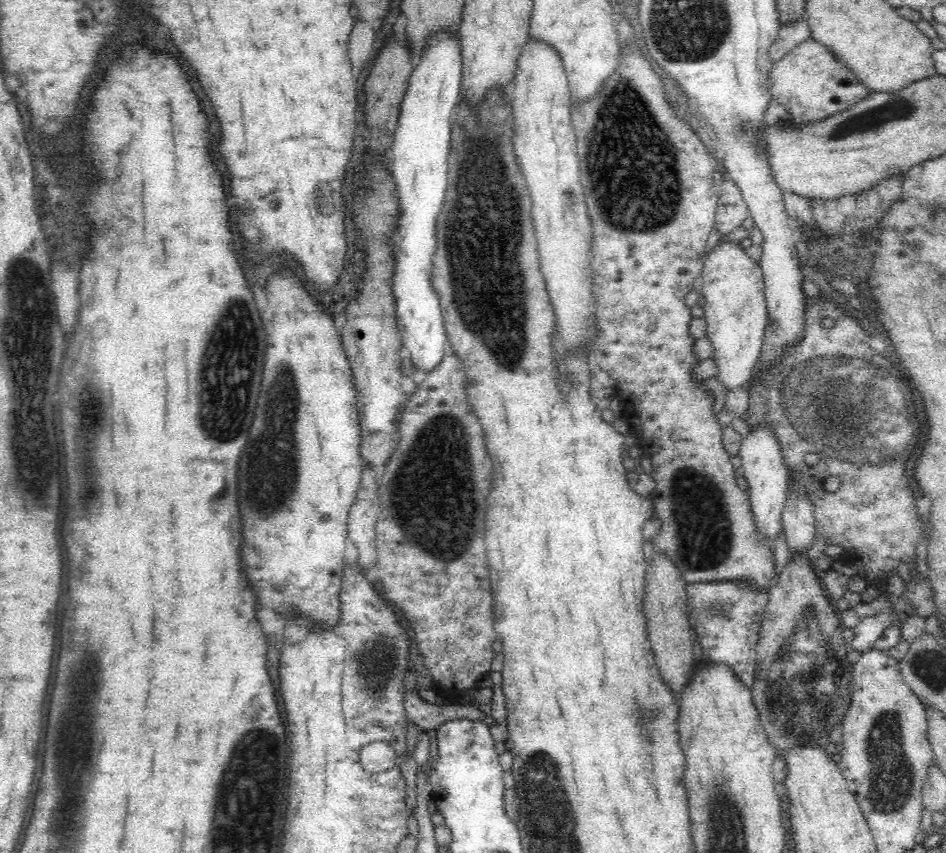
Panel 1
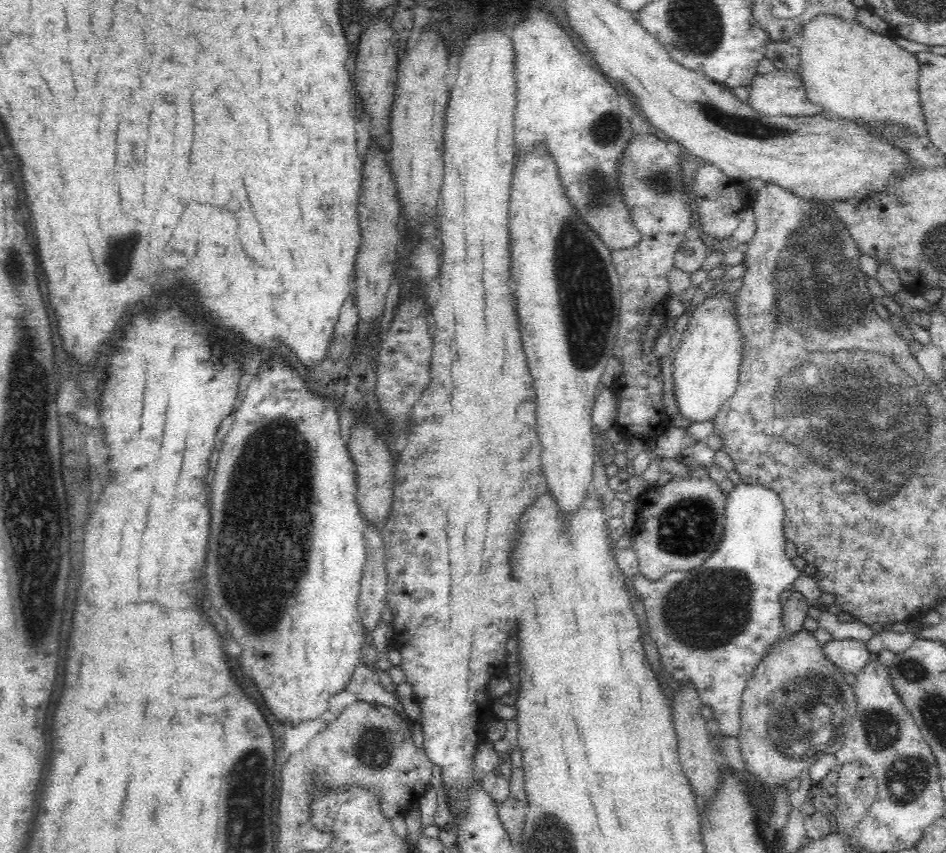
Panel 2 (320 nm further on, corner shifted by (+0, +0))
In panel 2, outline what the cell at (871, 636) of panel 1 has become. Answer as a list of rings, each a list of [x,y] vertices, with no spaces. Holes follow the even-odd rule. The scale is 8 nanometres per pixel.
[[[847,638],[830,640],[822,646],[824,657],[836,665],[836,669],[844,674],[856,674],[868,664],[872,654],[861,640]]]

